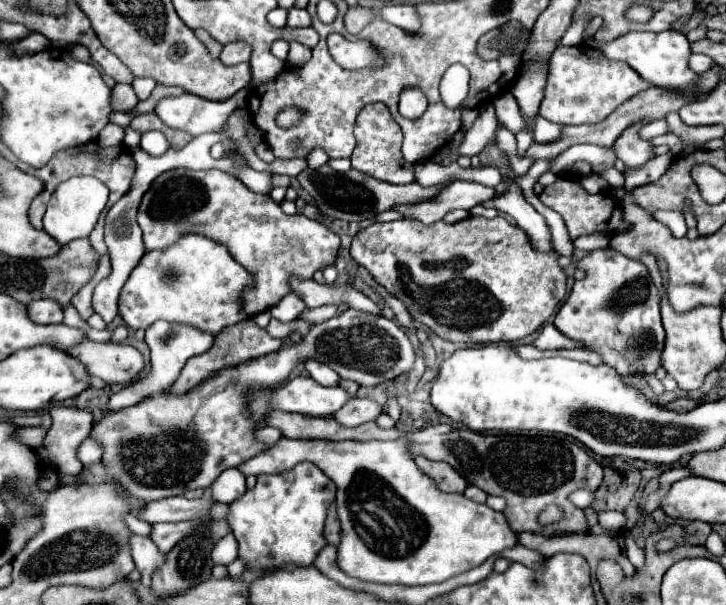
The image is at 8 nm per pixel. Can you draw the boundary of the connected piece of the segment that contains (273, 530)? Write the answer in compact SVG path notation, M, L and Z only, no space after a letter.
M298 463L290 471L278 475L260 475L254 489L248 489L244 497L230 505L226 521L238 541L238 557L246 563L246 569L278 569L278 567L306 567L312 565L318 551L326 547L322 535L326 511L336 497L334 483L312 463Z

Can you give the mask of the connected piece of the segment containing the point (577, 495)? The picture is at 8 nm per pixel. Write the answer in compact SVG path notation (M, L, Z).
M578 489L578 491L574 491L574 493L570 495L570 501L572 501L576 507L586 509L586 507L590 507L590 505L592 505L592 501L594 501L594 491Z

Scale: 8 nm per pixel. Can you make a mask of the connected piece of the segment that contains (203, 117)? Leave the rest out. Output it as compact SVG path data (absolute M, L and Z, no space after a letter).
M192 93L180 97L166 97L158 103L158 117L172 129L188 131L190 135L218 133L224 129L230 113L244 105L244 93L236 93L226 101L210 101Z

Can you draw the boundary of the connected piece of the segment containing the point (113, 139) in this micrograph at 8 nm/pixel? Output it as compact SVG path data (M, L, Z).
M108 123L106 127L100 132L97 142L102 147L115 146L121 142L121 136L124 136L124 128Z

